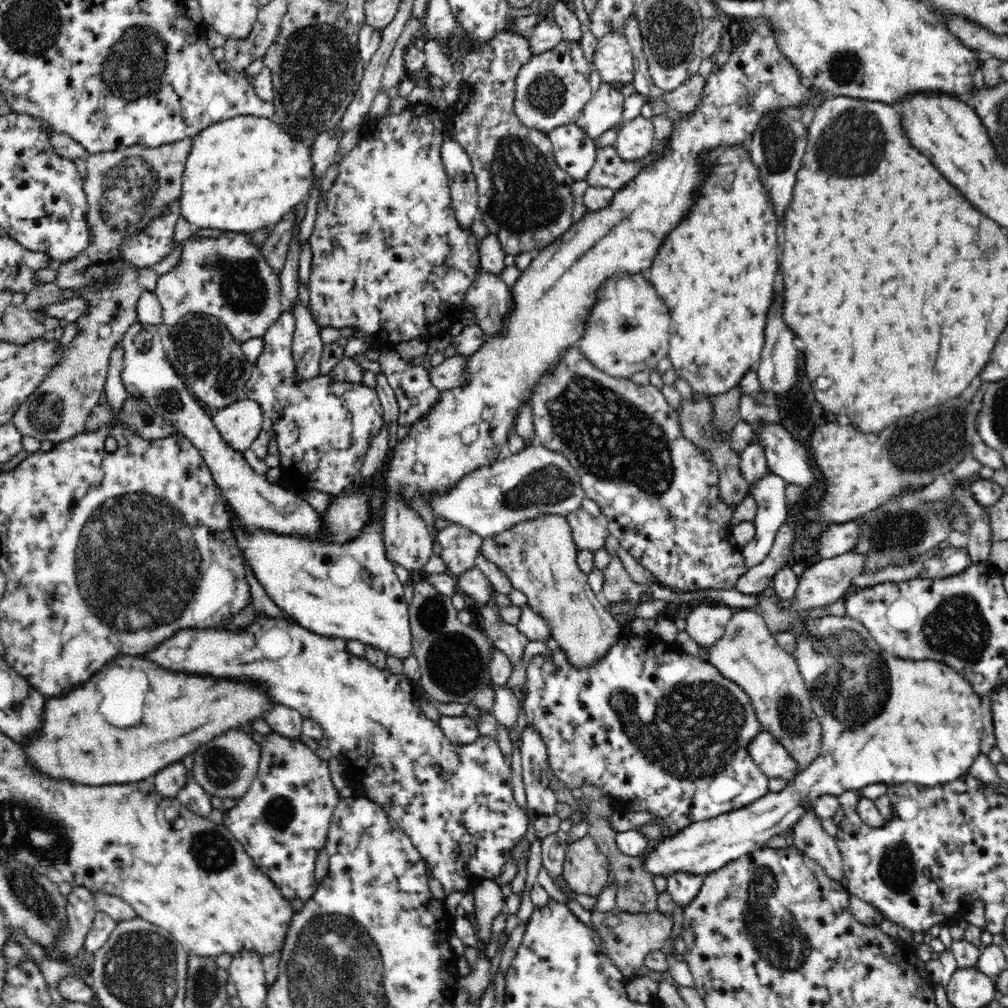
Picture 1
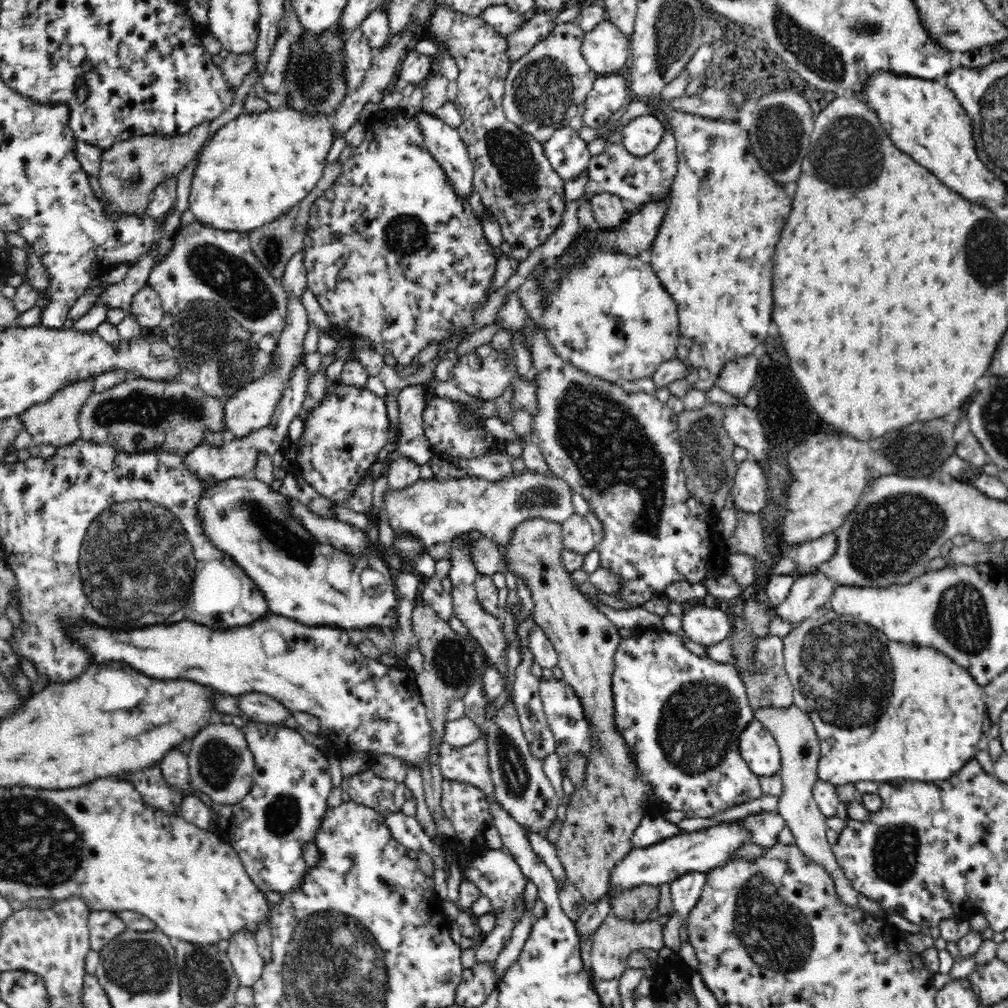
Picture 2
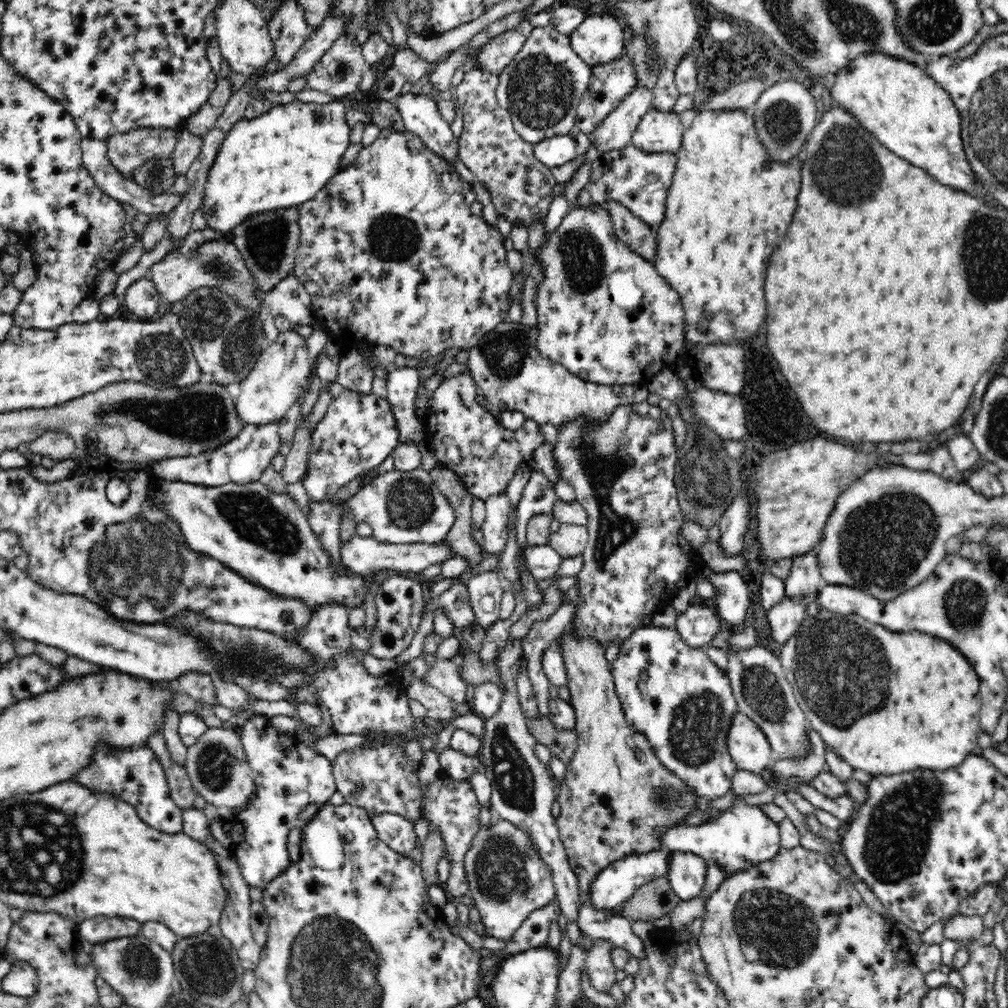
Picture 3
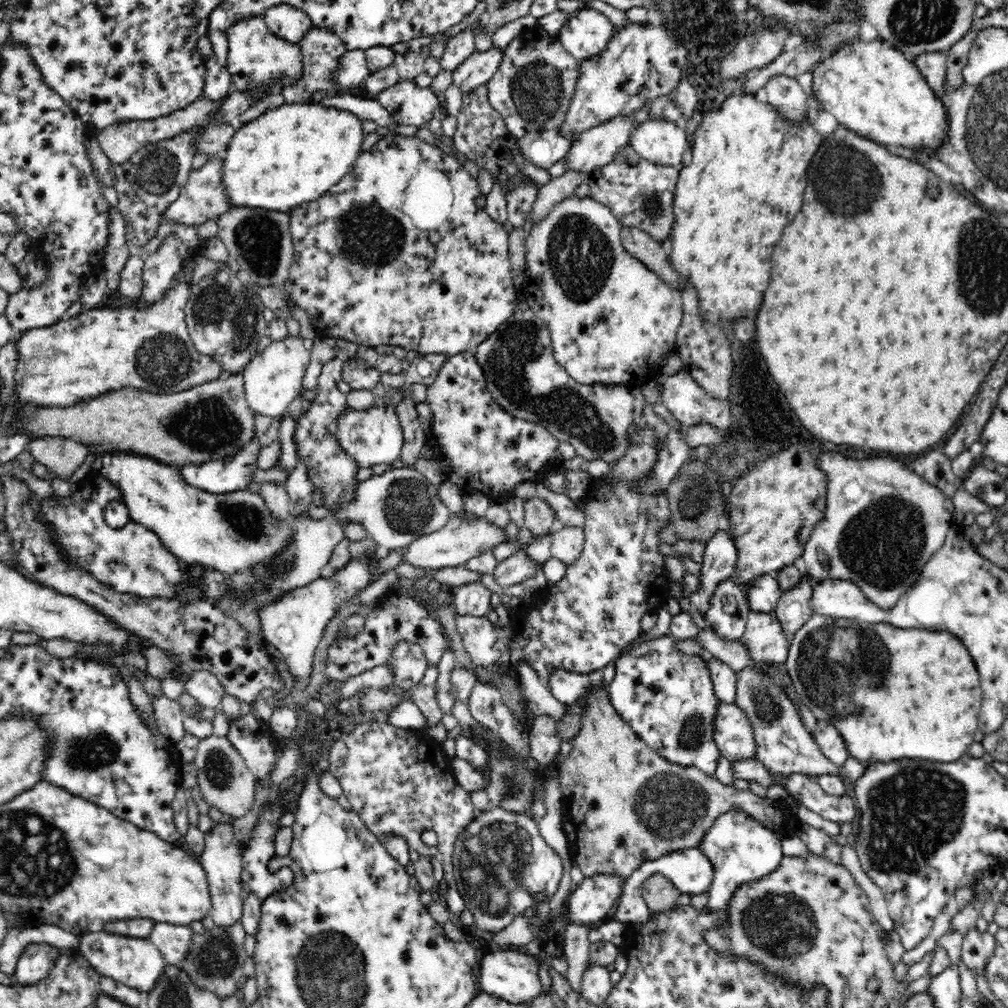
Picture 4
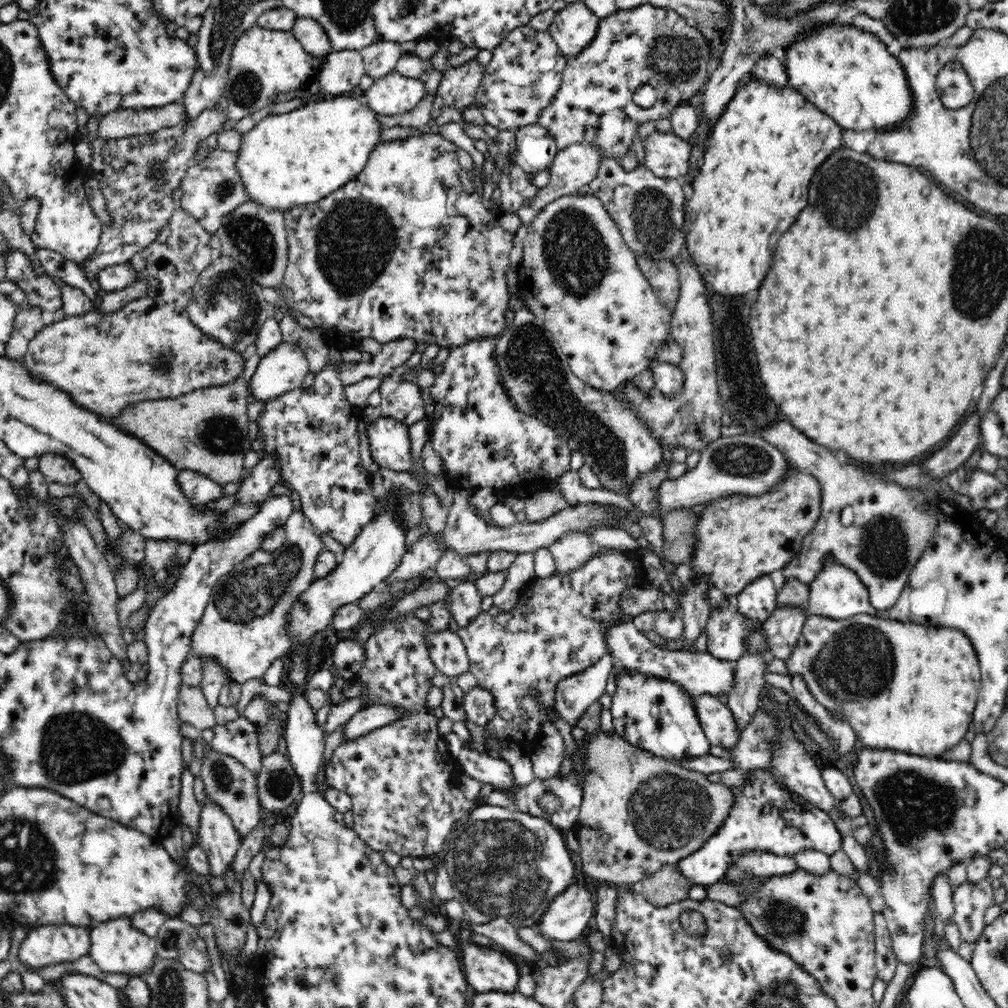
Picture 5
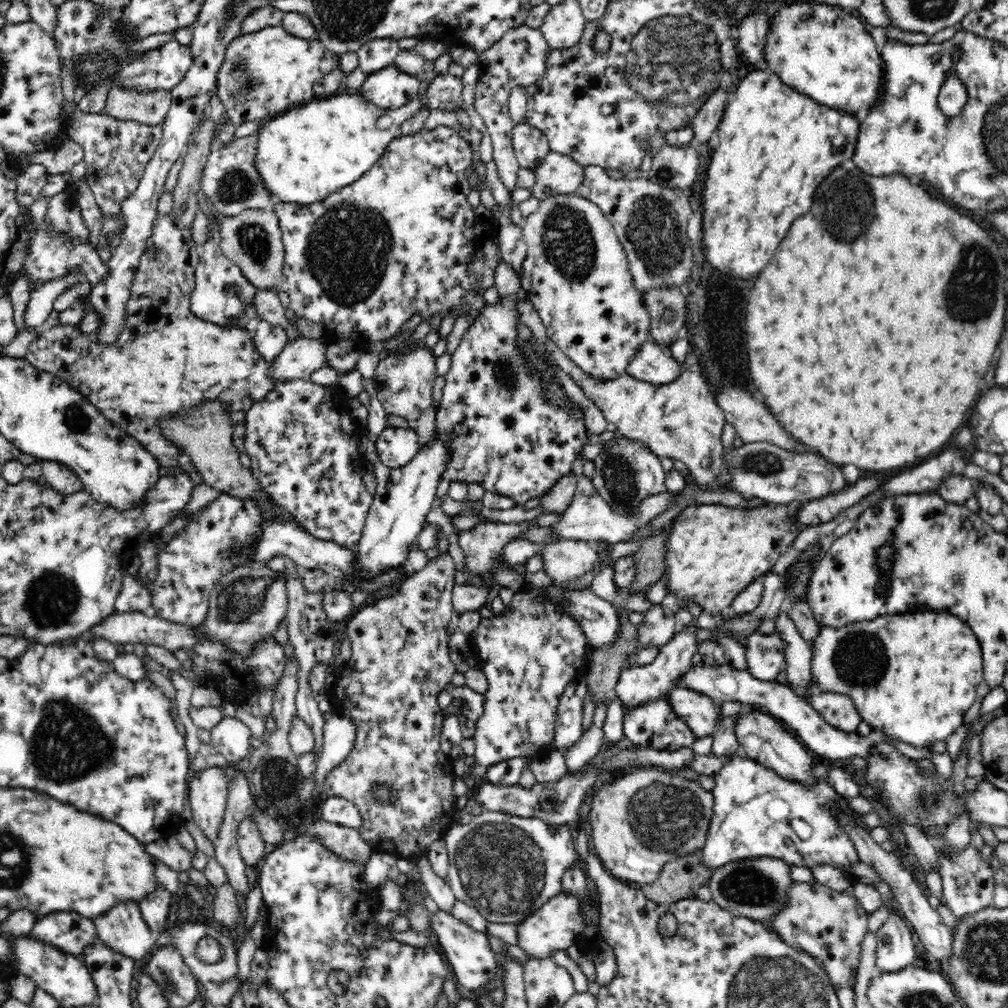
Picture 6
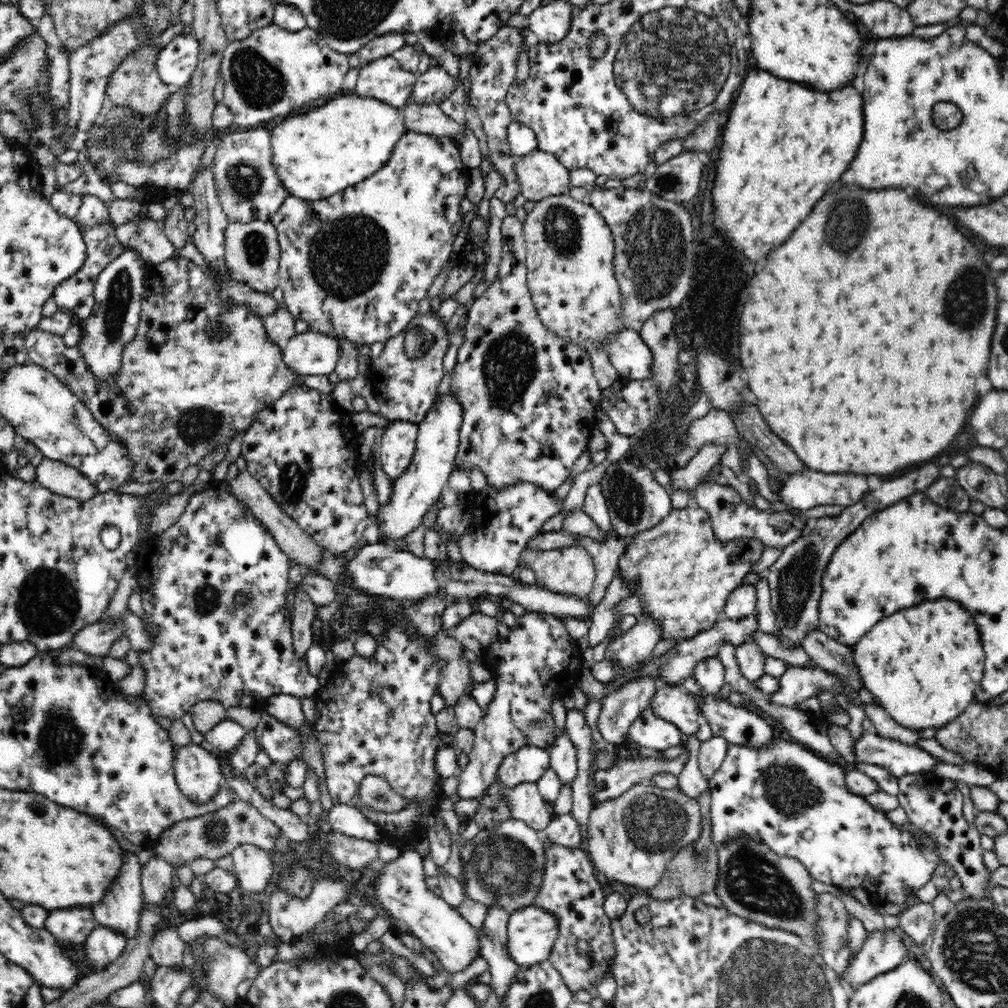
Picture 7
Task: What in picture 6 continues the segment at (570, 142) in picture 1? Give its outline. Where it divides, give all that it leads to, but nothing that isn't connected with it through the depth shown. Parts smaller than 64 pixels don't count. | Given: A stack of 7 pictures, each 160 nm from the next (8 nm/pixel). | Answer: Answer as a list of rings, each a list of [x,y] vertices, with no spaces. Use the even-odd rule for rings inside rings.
[[[525,122],[514,125],[511,142],[519,165],[532,171],[536,169],[538,162],[544,161],[551,152],[546,135]]]

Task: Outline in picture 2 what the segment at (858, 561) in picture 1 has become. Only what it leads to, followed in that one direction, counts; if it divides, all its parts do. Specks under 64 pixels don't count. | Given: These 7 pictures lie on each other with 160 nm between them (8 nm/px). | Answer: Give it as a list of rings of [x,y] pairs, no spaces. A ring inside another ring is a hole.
[[[819,570],[797,576],[789,596],[774,608],[774,612],[788,623],[799,625],[807,617],[814,616],[818,608],[829,606],[838,586],[838,582]]]

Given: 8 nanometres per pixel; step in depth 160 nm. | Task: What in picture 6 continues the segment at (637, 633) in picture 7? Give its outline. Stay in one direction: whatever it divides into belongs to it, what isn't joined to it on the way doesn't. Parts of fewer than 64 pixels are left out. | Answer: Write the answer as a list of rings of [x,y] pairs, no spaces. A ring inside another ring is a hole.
[[[662,604],[655,606],[643,614],[643,622],[637,626],[643,645],[640,648],[660,648],[666,645],[676,635],[675,613]]]

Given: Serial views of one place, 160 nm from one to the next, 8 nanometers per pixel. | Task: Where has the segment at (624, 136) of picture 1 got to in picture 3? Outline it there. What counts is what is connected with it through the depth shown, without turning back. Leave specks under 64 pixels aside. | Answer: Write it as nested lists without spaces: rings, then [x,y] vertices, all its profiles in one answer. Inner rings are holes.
[[[651,109],[636,125],[631,145],[646,153],[676,154],[682,144],[684,130],[678,115]]]

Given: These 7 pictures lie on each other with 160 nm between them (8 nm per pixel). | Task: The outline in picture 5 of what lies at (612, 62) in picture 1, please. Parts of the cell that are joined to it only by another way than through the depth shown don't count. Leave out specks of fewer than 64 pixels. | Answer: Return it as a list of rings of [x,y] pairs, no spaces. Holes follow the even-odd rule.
[[[572,2],[558,11],[548,32],[566,57],[580,54],[594,42],[601,18],[584,2]]]

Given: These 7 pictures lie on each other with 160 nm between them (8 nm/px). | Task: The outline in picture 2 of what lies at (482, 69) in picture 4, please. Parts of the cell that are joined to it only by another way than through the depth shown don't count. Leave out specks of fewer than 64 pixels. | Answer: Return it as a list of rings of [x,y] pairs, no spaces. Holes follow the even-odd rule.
[[[537,11],[529,15],[526,24],[508,35],[510,59],[513,61],[526,56],[532,48],[536,47],[546,36],[554,32],[558,22],[554,22],[552,14],[549,12]]]

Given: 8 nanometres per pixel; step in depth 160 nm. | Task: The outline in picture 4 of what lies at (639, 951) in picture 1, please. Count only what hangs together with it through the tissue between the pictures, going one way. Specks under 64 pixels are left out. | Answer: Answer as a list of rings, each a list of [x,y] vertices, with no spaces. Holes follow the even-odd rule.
[[[589,963],[583,970],[579,990],[586,997],[586,1001],[600,1005],[610,994],[612,987],[610,970],[605,966]]]

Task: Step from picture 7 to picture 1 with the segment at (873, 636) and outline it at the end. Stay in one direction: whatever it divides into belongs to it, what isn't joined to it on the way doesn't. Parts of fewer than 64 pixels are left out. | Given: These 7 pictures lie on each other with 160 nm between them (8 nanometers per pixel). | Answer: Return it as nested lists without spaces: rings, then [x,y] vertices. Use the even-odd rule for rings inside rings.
[[[826,615],[808,620],[797,630],[796,636],[797,645],[791,651],[808,687],[814,713],[822,721],[820,756],[798,771],[780,792],[767,792],[742,808],[694,823],[677,836],[660,841],[644,862],[650,873],[665,877],[674,871],[686,871],[705,876],[745,854],[764,849],[774,836],[787,833],[820,796],[840,796],[843,792],[858,791],[868,784],[878,783],[935,787],[967,775],[968,768],[980,756],[984,728],[980,720],[983,718],[980,696],[976,696],[971,684],[953,668],[930,660],[895,659],[875,644],[860,622],[848,615]]]

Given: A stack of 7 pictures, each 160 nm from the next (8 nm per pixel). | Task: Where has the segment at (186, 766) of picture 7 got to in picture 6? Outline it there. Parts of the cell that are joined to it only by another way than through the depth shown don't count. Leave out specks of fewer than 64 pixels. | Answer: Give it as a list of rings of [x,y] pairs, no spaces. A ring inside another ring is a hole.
[[[222,767],[195,772],[189,782],[188,798],[193,821],[215,845],[221,836],[228,798]]]

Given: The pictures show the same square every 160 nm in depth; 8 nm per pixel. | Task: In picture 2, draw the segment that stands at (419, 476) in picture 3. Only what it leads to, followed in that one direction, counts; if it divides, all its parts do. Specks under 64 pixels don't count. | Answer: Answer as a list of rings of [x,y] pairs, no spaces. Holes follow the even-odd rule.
[[[526,467],[520,474],[514,474],[512,471],[509,477],[493,481],[474,475],[440,481],[434,478],[427,480],[420,478],[414,486],[406,488],[405,491],[389,492],[387,490],[384,498],[384,512],[394,532],[414,533],[426,543],[428,548],[438,542],[446,542],[454,535],[470,531],[480,532],[483,537],[504,545],[514,529],[530,518],[542,518],[560,524],[563,520],[569,519],[575,513],[574,492],[570,483],[564,477],[556,475],[550,468],[542,472]]]

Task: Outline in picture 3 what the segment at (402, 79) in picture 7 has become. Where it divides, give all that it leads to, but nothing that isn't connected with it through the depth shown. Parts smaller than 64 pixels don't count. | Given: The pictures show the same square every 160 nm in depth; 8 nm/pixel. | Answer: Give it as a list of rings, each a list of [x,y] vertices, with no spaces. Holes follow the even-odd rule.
[[[401,94],[393,102],[408,132],[422,142],[435,156],[456,166],[460,155],[459,139],[454,136],[450,124],[439,114],[430,96]]]

